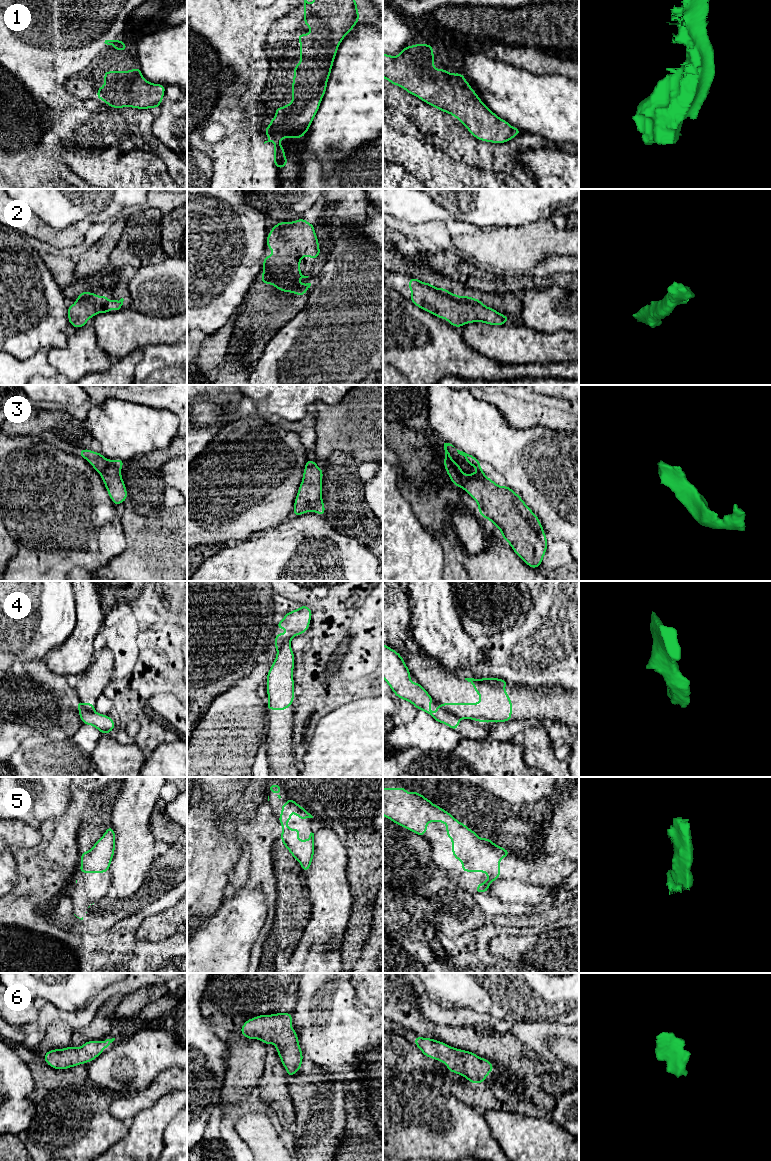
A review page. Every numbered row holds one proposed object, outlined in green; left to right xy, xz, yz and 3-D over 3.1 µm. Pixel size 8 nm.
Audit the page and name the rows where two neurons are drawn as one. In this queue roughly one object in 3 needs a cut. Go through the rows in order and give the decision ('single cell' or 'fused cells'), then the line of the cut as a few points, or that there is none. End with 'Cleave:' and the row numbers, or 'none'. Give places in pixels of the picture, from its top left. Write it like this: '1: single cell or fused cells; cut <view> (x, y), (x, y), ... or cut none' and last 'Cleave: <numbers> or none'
1: single cell; cut none
2: single cell; cut none
3: single cell; cut none
4: fused cells; cut yz (440, 704), (460, 718)
5: single cell; cut none
6: single cell; cut none
Cleave: 4

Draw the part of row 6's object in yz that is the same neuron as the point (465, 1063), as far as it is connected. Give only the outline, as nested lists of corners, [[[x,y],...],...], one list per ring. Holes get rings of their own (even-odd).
[[[417,1035],[414,1044],[424,1056],[445,1063],[449,1072],[466,1077],[469,1083],[485,1083],[486,1076],[494,1069],[489,1060],[433,1038],[423,1038]]]

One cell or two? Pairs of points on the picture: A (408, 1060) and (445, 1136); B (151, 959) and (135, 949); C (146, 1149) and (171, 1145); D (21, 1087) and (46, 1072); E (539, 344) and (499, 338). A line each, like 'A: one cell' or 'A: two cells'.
A: one cell
B: one cell
C: two cells
D: two cells
E: one cell

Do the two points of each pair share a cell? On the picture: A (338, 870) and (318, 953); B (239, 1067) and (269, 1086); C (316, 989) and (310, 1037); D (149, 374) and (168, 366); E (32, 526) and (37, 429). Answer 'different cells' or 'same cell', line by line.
A: same cell
B: different cells
C: same cell
D: same cell
E: different cells

